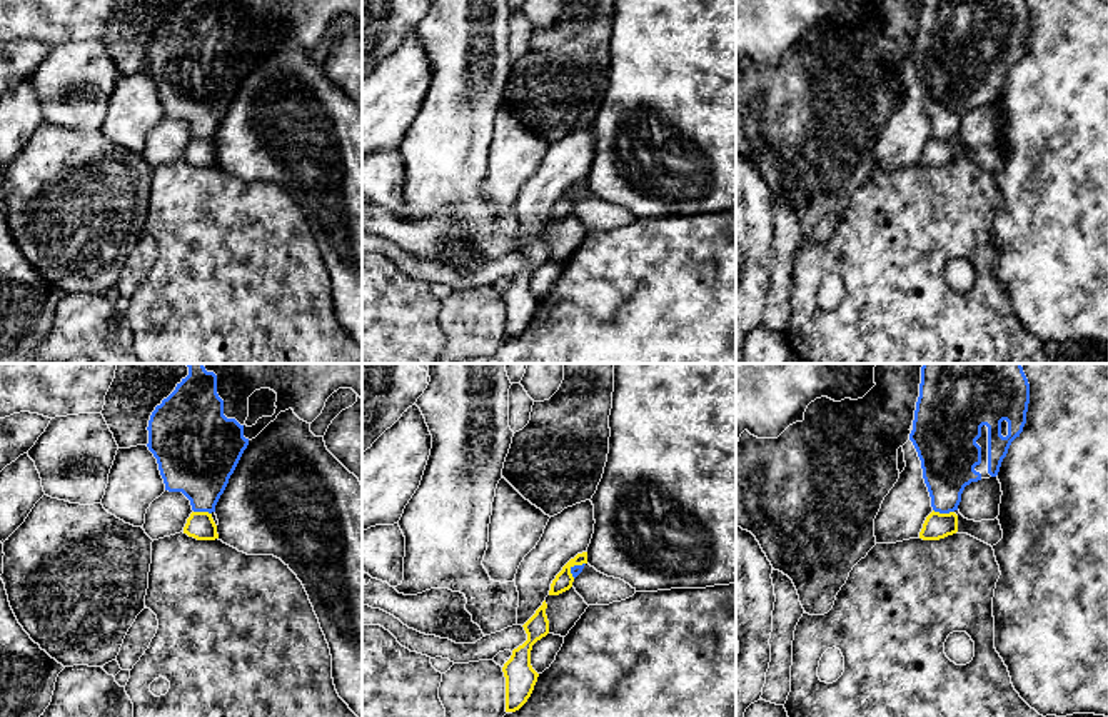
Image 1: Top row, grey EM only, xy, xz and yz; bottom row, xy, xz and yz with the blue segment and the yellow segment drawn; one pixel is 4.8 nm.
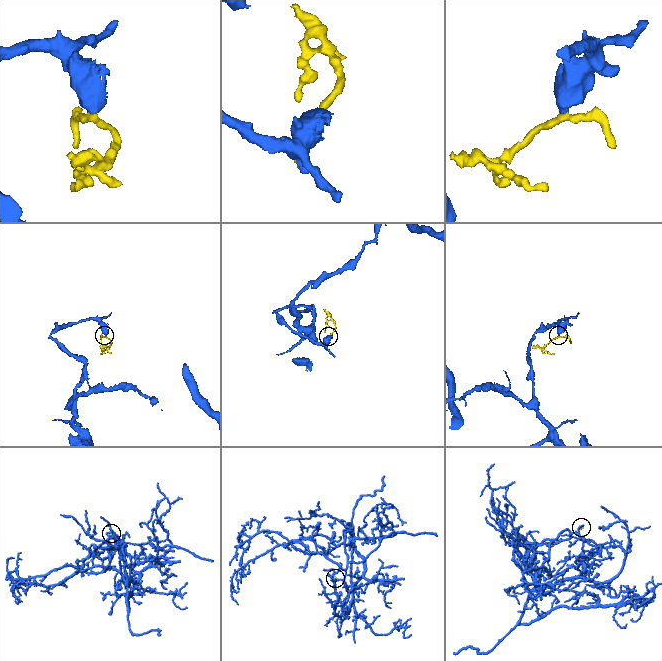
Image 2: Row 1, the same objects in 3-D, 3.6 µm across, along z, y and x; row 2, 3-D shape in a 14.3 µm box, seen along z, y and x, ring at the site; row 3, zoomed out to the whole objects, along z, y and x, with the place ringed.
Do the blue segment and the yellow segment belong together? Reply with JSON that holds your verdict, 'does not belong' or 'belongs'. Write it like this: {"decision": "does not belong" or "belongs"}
{"decision": "does not belong"}

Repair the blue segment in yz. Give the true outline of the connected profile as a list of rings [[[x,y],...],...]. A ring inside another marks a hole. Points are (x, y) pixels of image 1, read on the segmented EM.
[[[923,364],[909,440],[921,460],[923,479],[934,512],[958,510],[966,485],[998,475],[1011,442],[1023,432],[1028,404],[1030,384],[1021,364]]]

